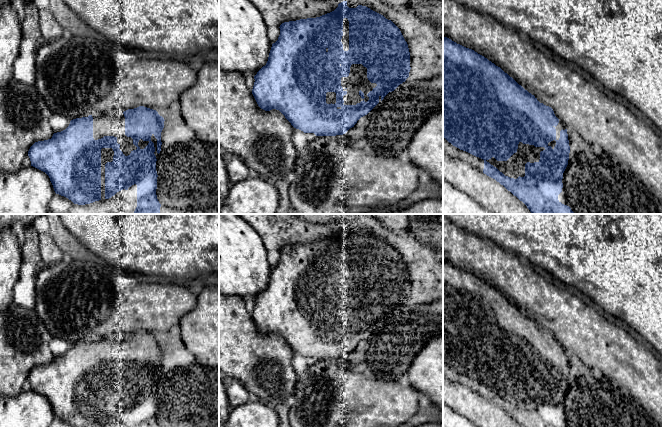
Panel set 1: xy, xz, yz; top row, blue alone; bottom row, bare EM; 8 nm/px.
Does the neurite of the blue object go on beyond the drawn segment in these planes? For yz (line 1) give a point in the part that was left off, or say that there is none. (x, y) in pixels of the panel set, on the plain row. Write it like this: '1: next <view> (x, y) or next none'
1: next yz (514, 391)

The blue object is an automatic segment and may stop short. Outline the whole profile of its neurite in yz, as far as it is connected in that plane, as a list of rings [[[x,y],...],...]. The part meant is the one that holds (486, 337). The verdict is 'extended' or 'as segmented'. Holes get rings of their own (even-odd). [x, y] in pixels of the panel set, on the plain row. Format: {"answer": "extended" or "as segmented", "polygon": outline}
{"answer": "extended", "polygon": [[[443,260],[443,361],[453,370],[484,384],[483,397],[495,403],[523,427],[561,427],[558,419],[563,412],[563,397],[568,389],[570,370],[567,353],[555,340],[551,331],[540,327],[537,322],[519,309],[500,291],[472,273],[466,272]]]}

